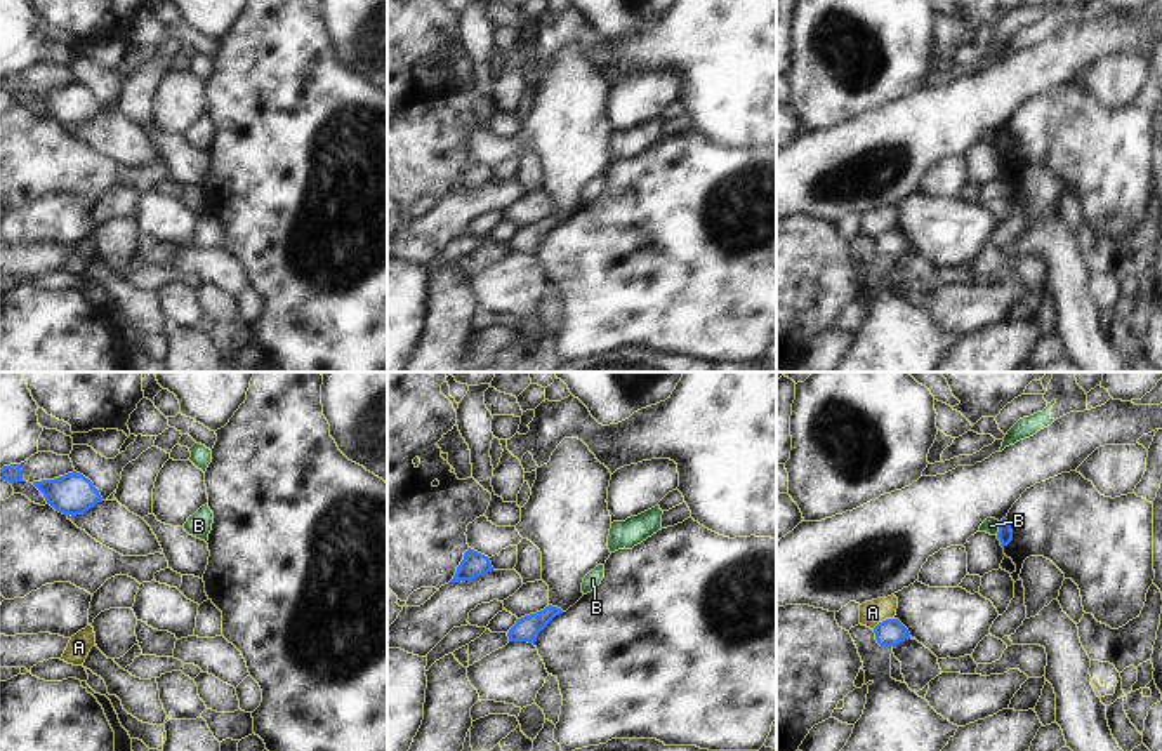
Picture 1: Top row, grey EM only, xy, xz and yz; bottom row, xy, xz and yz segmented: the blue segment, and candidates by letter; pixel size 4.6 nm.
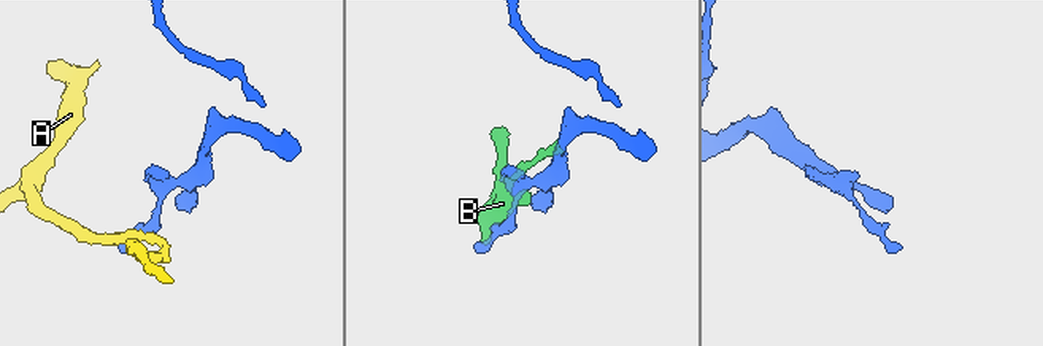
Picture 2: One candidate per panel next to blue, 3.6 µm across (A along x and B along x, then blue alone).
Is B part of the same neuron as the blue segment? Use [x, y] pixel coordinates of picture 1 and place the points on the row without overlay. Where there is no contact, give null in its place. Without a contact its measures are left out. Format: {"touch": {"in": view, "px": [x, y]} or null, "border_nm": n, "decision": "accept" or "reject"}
{"touch": {"in": "yz", "px": [999, 139]}, "border_nm": 70, "decision": "reject"}

